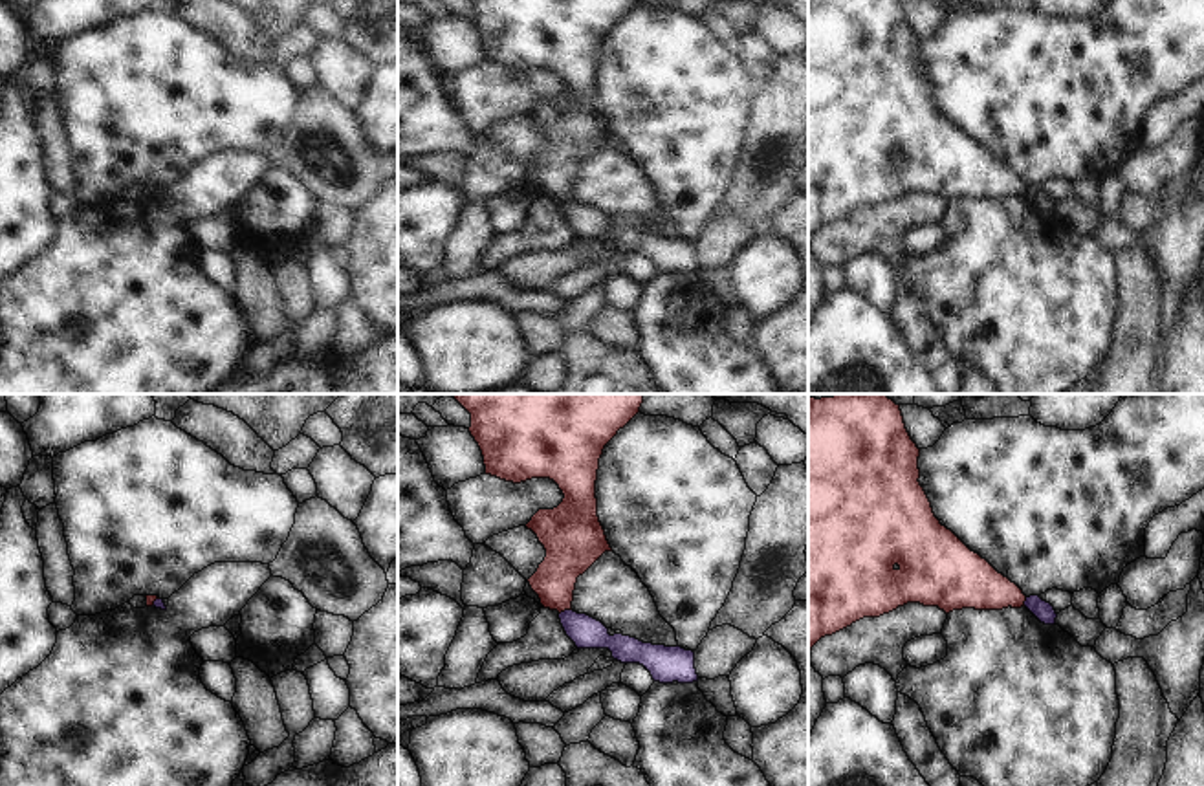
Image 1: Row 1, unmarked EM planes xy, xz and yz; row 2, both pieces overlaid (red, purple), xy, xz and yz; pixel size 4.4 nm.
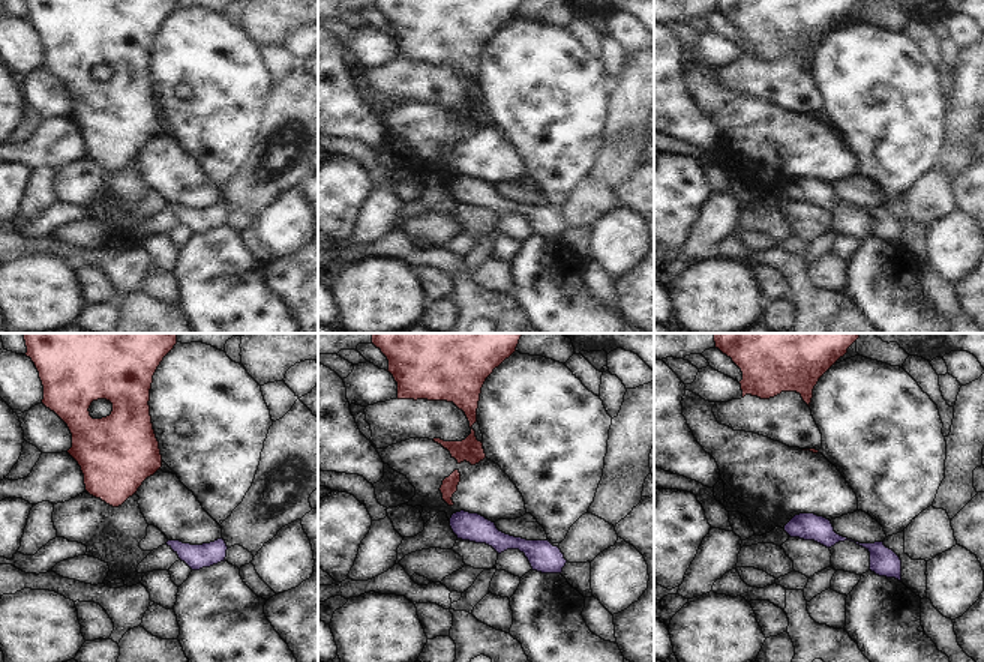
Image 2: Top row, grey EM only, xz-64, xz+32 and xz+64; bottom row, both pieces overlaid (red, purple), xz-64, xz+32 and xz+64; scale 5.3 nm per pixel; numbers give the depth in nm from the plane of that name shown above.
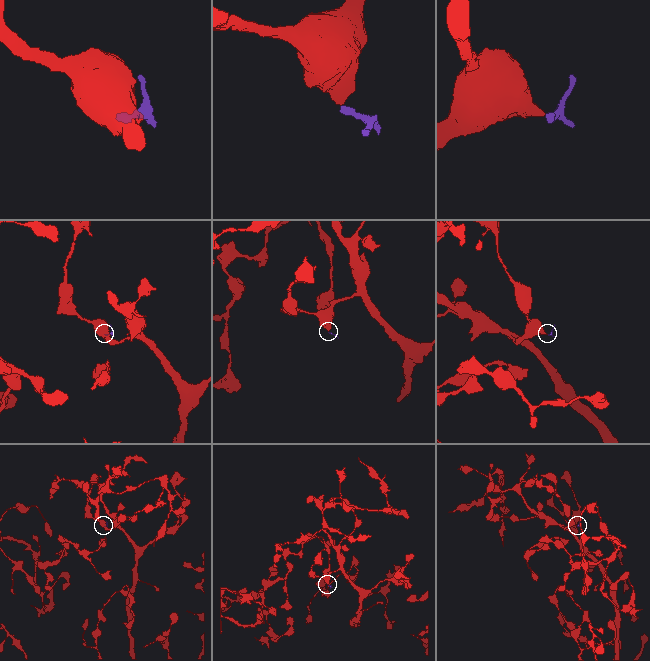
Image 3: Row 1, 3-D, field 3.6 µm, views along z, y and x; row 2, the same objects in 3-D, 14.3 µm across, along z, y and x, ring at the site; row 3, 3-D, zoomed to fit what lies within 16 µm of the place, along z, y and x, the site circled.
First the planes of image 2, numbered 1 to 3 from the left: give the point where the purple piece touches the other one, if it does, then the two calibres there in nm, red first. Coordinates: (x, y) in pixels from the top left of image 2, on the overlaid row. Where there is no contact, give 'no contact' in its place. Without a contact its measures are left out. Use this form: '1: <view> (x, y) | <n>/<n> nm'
1: no contact
2: no contact
3: no contact

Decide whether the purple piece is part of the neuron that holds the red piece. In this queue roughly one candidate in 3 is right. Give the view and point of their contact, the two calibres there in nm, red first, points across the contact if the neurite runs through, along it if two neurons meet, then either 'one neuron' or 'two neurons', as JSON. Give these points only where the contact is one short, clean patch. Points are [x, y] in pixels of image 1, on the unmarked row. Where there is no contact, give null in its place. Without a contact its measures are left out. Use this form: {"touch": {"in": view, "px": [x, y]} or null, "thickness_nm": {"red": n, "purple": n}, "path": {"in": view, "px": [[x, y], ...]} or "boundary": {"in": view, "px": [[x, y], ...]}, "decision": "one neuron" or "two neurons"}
{"touch": {"in": "xz", "px": [565, 198]}, "thickness_nm": {"red": 220, "purple": 140}, "boundary": {"in": "xz", "px": [[570, 198], [559, 204]]}, "decision": "two neurons"}

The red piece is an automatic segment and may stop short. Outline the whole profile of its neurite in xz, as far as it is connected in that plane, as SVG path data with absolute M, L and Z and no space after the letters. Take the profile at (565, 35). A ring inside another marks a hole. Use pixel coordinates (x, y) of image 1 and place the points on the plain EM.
M467 0L471 4L469 22L478 33L486 64L506 71L520 73L531 68L550 68L563 81L563 92L553 99L539 99L526 114L546 139L544 150L528 169L541 194L559 203L572 200L577 167L583 165L605 141L612 141L605 119L597 106L596 70L599 48L605 35L623 18L640 0Z

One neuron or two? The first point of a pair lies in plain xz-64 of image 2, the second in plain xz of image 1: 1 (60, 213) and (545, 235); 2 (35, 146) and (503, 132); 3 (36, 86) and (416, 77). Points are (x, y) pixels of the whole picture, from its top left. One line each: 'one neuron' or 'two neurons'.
1: one neuron
2: two neurons
3: two neurons

